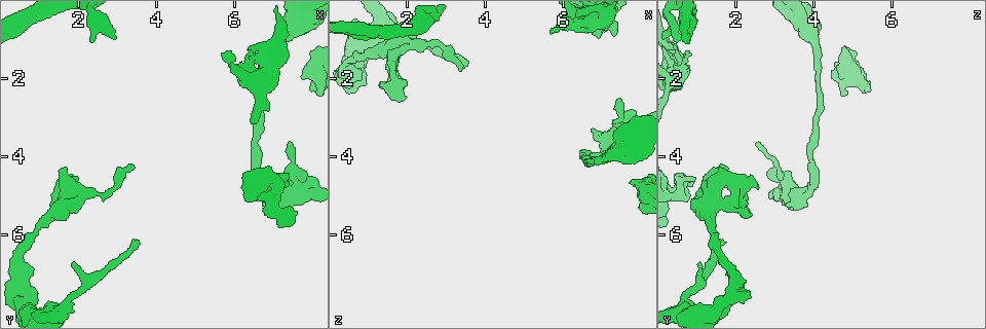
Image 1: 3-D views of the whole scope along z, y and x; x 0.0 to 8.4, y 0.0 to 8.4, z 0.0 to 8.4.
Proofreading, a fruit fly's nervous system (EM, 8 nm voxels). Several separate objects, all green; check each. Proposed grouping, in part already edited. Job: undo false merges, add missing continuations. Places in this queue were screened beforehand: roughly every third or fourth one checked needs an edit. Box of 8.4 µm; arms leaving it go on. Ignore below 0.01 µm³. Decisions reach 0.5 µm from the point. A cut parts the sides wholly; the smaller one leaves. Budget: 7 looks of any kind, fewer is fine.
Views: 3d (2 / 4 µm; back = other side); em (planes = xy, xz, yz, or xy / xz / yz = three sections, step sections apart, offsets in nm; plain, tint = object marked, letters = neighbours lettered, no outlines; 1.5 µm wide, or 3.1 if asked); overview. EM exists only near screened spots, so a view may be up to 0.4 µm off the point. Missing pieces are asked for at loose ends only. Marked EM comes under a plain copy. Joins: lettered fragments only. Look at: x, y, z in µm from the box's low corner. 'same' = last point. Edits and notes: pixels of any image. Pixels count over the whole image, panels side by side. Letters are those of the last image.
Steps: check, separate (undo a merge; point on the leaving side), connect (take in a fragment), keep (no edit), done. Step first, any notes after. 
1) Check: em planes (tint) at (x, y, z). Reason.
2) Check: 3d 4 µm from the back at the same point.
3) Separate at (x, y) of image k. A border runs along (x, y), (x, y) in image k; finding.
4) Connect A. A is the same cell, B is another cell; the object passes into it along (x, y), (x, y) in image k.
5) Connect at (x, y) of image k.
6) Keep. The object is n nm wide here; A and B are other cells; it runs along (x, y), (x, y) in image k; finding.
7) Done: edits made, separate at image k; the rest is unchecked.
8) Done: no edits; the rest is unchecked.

Check: em xy step 4 (letters) at (3.50, 6.15, 1.70). Thin end.

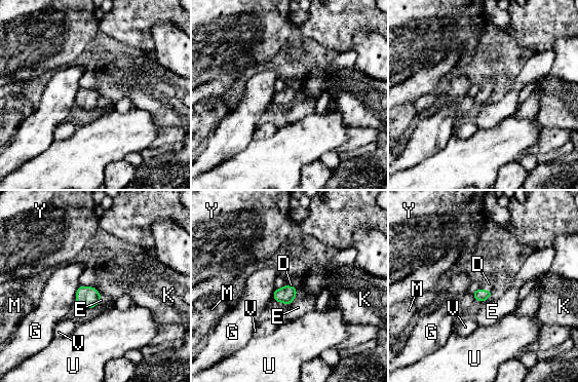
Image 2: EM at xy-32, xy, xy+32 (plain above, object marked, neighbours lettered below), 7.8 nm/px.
Connect D. The longest contact is with K, 220 nm; D is the same cell, E, G, K, M, U, V and Y are other cells; the object passes into it along (479, 295), (486, 290), (489, 283) in image 2; it goes on there.

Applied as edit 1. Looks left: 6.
Check: em xz step 8 (letters) at (3.35, 4.30, 1.85). Tapers out.

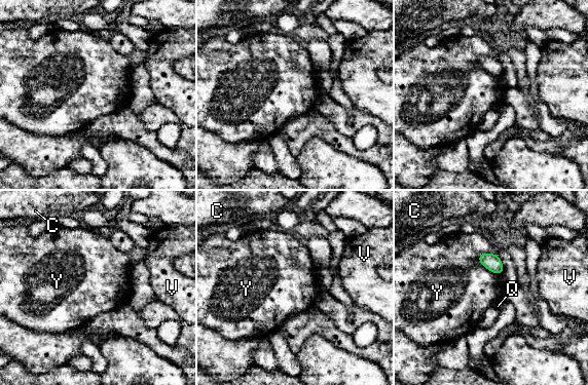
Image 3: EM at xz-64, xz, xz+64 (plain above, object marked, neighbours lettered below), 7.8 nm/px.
Keep. C, Q, V and Y are other cells; a border runs along (478, 254), (481, 264), (501, 274) in image 3; none of them fits.

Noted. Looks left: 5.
Check: em xz step 4 (letters) at (7.45, 3.70, 2.55). Free end.

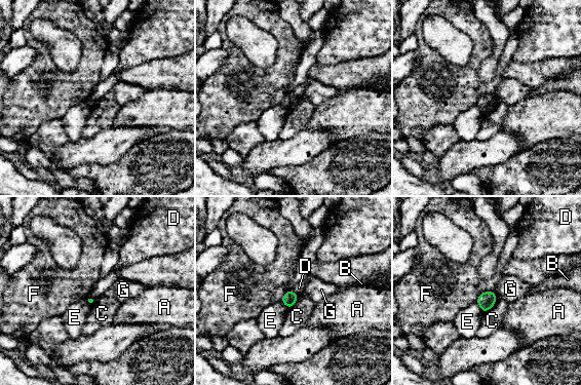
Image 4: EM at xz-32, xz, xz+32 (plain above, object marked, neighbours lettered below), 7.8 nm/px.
Keep. The longest contact is with C, 160 nm; A, B, C, D, E, F and G are other cells; a border runs along (493, 292), (497, 298) in image 4; none of them fits.

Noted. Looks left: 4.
Done: edits made, connect at image 2; the rest is unchecked.

